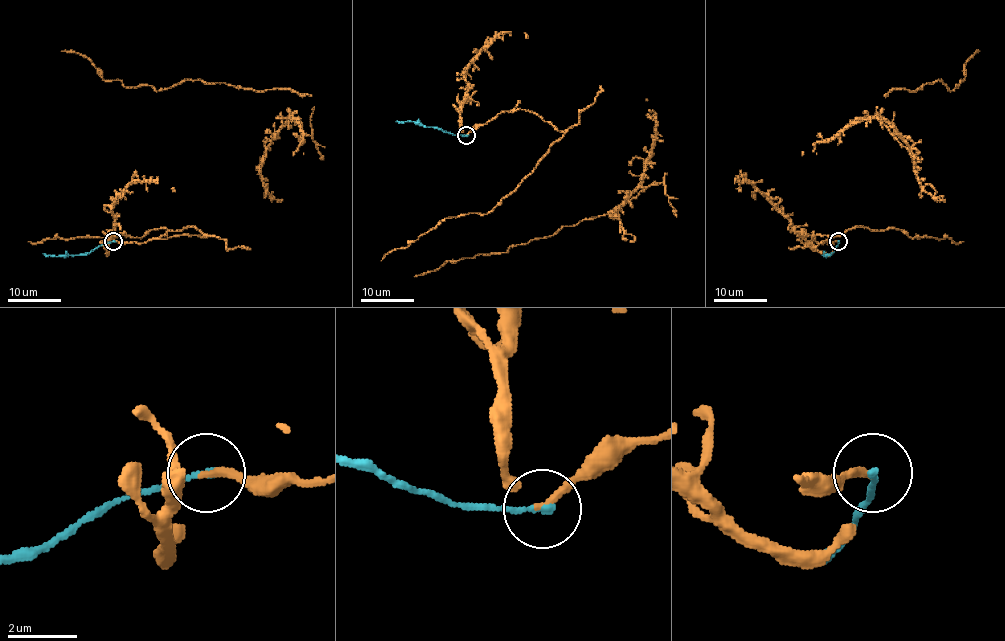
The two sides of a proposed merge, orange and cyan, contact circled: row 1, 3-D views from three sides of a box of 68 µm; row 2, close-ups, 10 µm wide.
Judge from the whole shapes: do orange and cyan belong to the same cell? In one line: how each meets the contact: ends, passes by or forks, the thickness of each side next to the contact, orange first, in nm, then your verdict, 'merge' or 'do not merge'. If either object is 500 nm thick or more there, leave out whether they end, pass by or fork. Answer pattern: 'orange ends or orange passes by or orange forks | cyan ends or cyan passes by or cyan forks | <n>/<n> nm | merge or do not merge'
orange ends | cyan ends | 200/190 nm | merge

